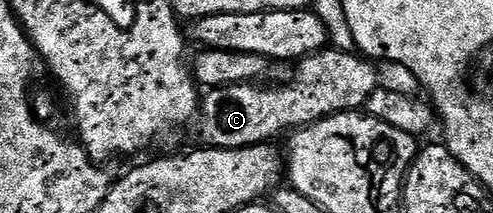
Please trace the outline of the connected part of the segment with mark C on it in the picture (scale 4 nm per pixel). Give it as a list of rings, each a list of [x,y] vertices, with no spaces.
[[[324,48],[319,53],[299,59],[295,66],[296,75],[285,86],[260,86],[264,84],[253,84],[249,81],[209,89],[205,93],[208,95],[205,98],[203,95],[198,106],[200,134],[208,141],[205,143],[209,147],[222,150],[241,150],[244,146],[258,146],[269,140],[276,140],[272,138],[278,137],[279,134],[287,135],[289,132],[310,126],[313,122],[329,118],[331,114],[363,107],[367,98],[378,88],[377,67],[371,61],[361,60],[355,53]]]

